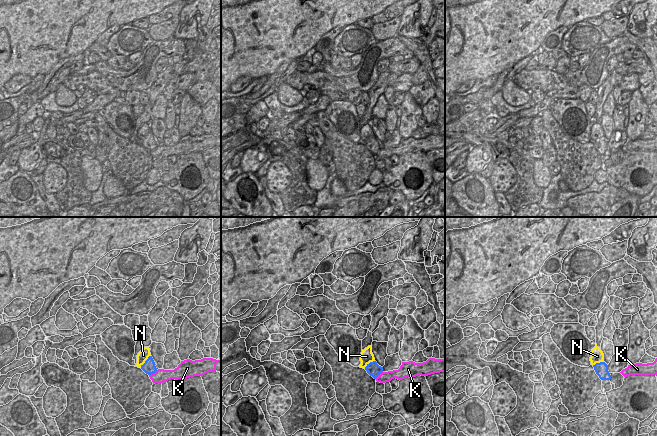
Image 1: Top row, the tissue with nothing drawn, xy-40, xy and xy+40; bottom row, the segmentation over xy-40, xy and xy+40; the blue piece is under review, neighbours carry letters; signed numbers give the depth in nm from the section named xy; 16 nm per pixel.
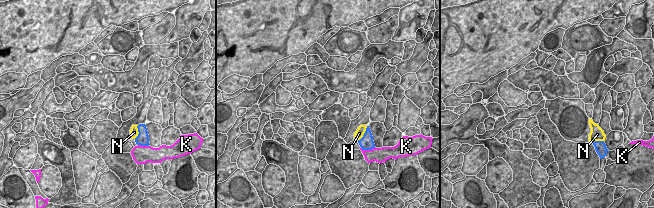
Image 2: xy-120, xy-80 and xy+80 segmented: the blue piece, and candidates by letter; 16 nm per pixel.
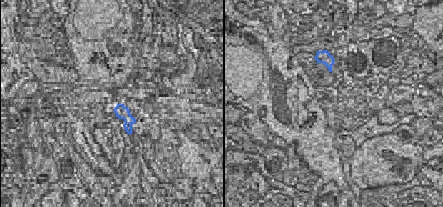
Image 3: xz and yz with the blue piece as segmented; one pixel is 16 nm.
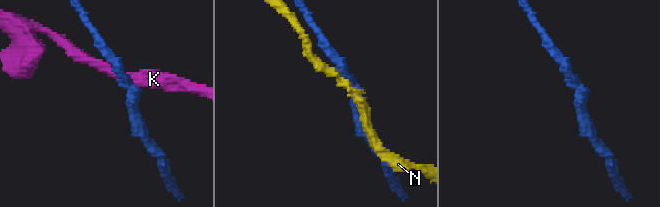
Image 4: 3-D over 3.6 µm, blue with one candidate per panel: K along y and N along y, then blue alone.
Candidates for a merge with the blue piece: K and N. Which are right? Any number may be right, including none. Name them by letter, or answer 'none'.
none

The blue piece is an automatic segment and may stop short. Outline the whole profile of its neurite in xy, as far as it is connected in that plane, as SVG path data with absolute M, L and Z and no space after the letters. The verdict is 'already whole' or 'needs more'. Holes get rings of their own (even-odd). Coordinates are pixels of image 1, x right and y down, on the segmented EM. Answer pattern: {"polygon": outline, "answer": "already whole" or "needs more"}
{"polygon": "M373 361L367 364L365 370L370 376L376 379L383 372L383 367L379 366L376 361Z", "answer": "already whole"}

